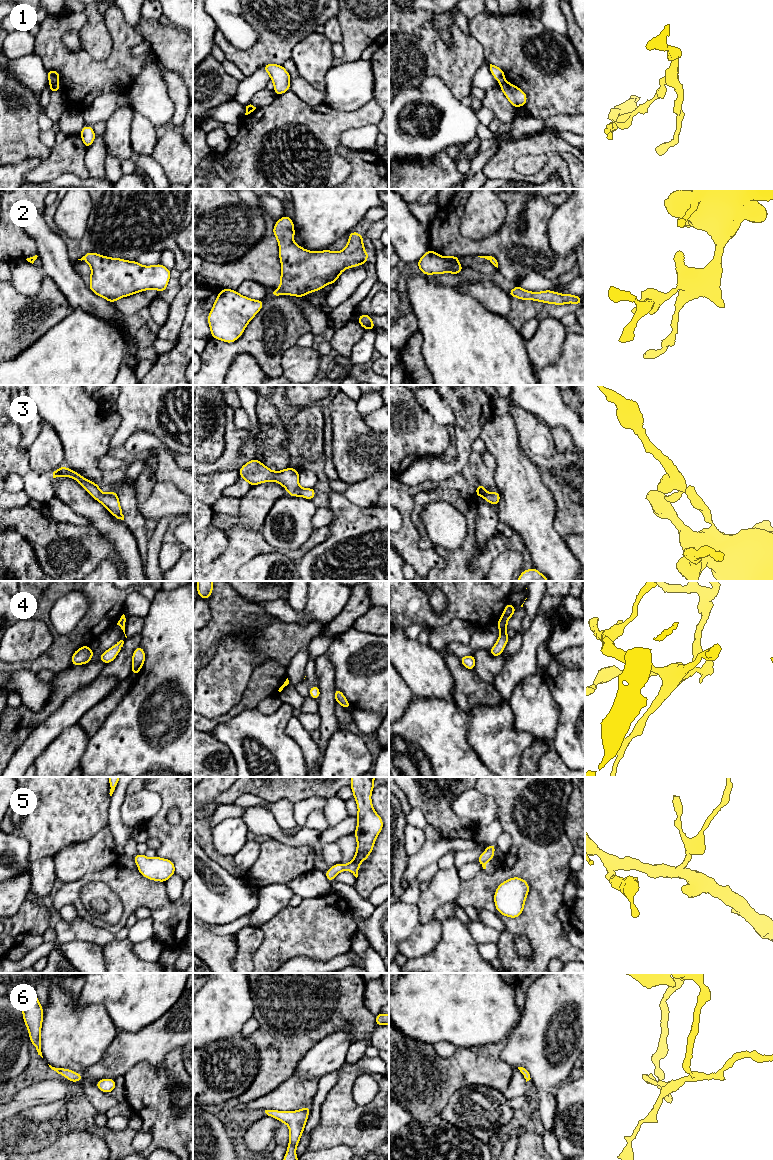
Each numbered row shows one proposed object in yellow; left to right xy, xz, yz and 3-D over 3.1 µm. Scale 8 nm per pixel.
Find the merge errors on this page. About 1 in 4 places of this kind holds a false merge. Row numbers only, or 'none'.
1

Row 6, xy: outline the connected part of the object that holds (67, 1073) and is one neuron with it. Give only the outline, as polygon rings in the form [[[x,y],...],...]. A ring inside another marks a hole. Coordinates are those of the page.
[[[48,1064],[49,1065],[49,1064]],[[49,1065],[49,1067],[56,1071],[58,1074],[64,1076],[65,1078],[67,1078],[70,1082],[79,1082],[83,1079],[83,1074],[78,1074],[77,1072],[74,1072],[70,1069],[64,1069],[64,1068],[55,1068],[52,1067],[51,1065]]]

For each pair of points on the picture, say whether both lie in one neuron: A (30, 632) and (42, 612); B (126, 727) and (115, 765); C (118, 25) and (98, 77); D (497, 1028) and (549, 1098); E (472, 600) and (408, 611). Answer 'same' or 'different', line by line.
A: different
B: same
C: same
D: different
E: same

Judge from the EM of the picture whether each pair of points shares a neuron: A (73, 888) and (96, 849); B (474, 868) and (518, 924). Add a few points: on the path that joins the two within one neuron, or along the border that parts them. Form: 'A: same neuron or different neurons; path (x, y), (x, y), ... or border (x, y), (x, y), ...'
A: different neurons; border (100, 871), (84, 874), (78, 879), (64, 884)
B: different neurons; border (483, 869), (472, 878), (462, 881)

